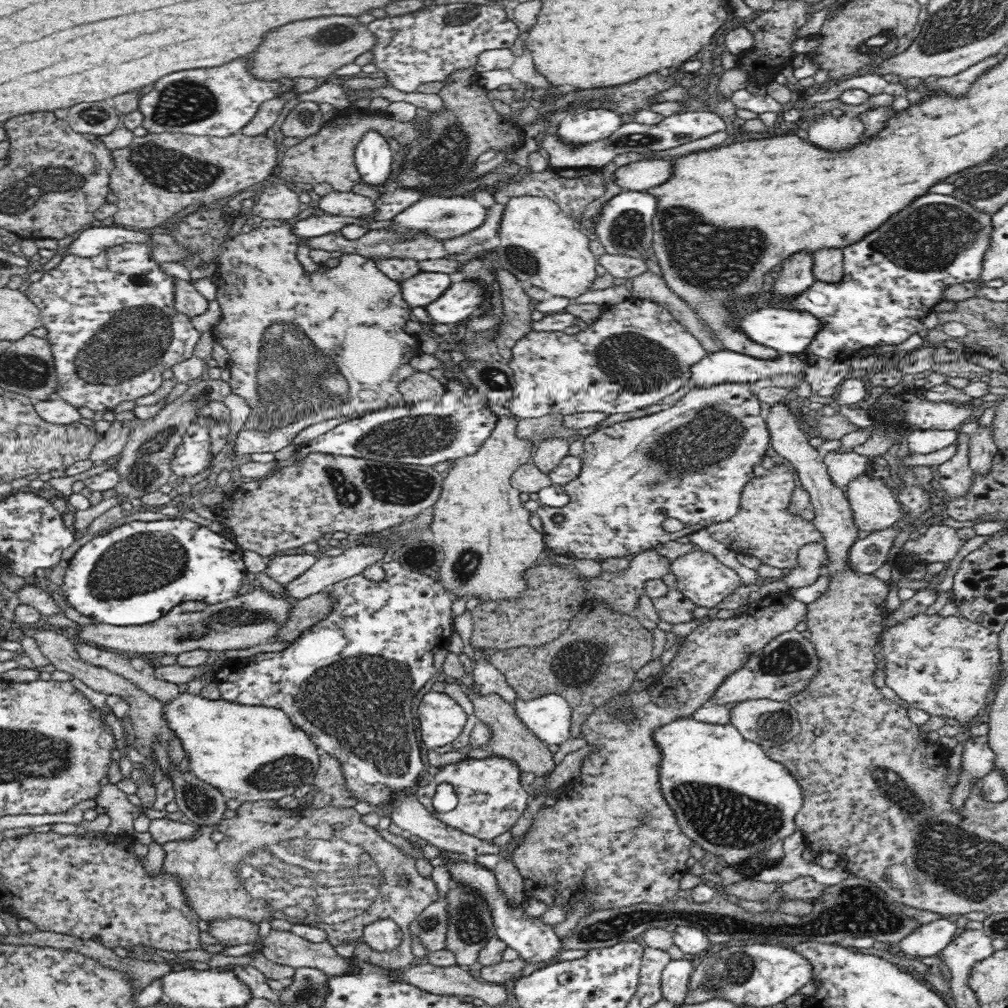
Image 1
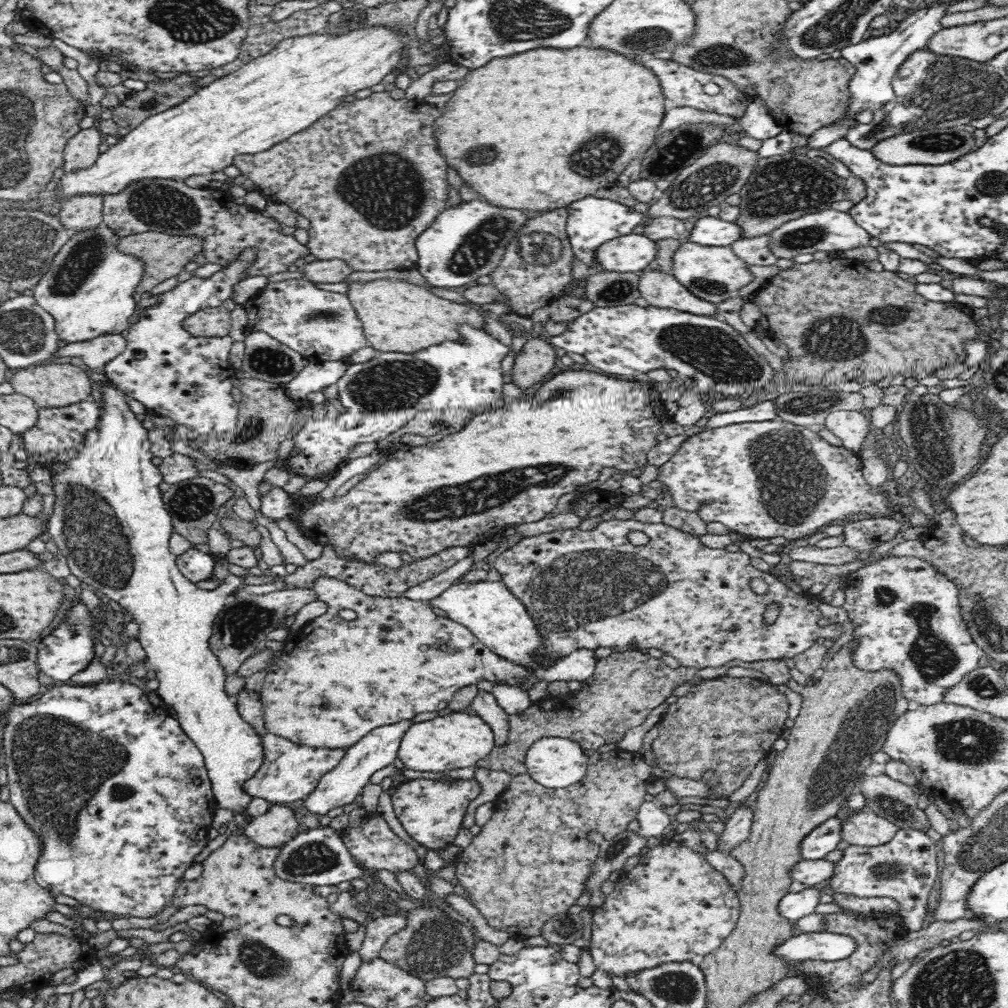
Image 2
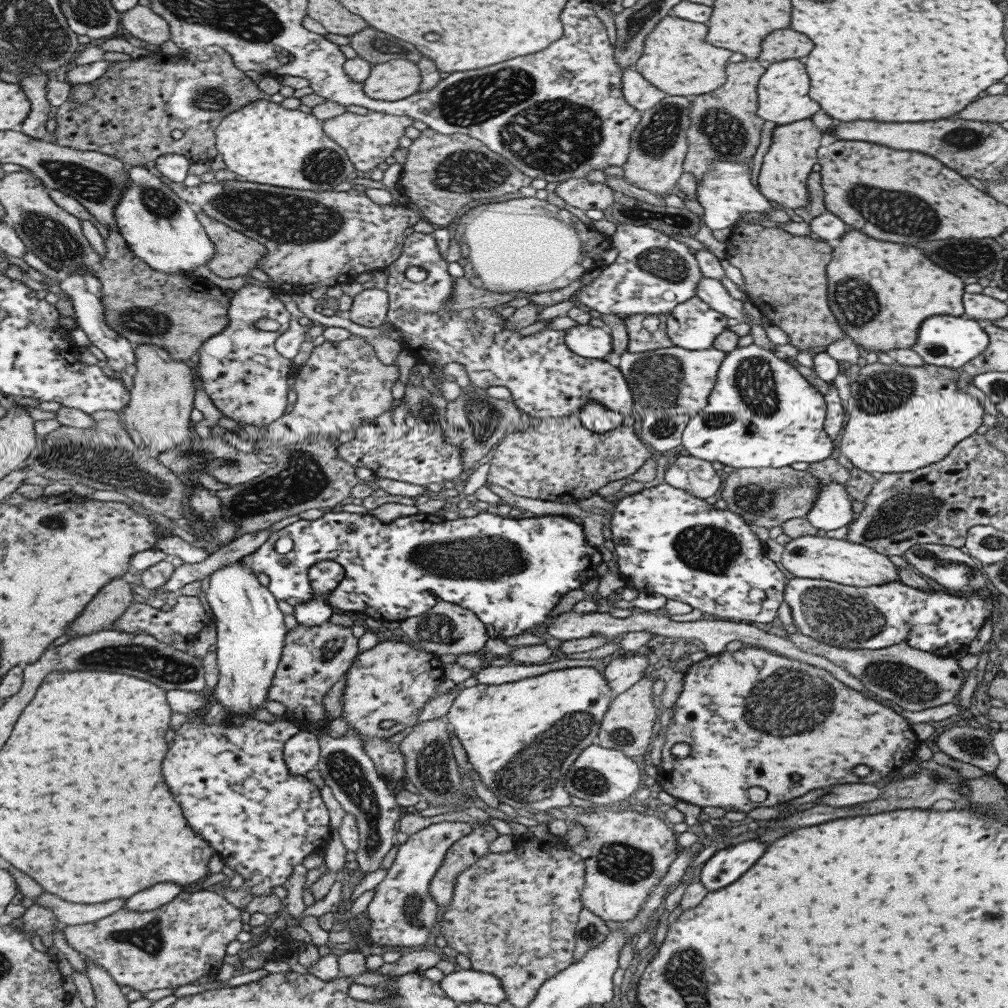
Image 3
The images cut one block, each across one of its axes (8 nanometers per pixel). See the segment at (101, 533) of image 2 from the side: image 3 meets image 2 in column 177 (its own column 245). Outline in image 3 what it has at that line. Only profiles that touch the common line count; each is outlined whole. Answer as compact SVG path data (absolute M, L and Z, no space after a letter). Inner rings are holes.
M241 559L233 561L213 571L209 576L209 584L205 592L207 606L212 611L216 628L216 667L217 682L213 689L207 691L210 702L219 702L227 716L219 723L235 723L251 714L251 711L261 707L263 700L267 700L267 691L271 685L277 663L279 662L282 646L285 640L285 626L283 614L277 607L277 599L257 581L257 574L242 564Z

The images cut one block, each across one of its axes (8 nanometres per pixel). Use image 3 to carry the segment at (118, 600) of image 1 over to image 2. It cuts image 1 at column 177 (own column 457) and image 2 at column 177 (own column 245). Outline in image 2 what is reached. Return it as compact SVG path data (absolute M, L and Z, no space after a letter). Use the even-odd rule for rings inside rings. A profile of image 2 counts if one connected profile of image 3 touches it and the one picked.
M194 547L189 548L186 552L179 554L175 561L180 572L190 582L200 582L200 580L212 579L214 568L216 568L216 555L202 552Z

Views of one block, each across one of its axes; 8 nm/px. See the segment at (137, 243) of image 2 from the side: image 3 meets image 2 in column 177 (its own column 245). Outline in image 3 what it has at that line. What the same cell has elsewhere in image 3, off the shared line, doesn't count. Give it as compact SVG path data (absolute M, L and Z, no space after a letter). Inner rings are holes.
M201 208L194 209L199 224L215 247L213 258L205 264L207 268L219 278L244 277L244 274L249 274L256 267L255 262L265 256L265 245L231 230L215 218L209 218Z

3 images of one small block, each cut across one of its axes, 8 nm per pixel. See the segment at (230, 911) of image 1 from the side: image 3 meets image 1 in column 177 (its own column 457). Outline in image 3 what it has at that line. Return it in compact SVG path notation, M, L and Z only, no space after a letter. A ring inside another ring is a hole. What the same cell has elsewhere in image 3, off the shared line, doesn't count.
M476 824L468 836L459 838L448 848L428 885L428 894L439 908L449 905L458 875L475 860L487 854L487 847L498 836L499 834L489 824Z

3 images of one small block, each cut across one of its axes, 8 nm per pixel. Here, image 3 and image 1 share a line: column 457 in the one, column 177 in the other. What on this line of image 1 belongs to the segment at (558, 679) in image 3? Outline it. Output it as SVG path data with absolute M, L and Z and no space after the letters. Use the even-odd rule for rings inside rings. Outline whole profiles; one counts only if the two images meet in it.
M187 691L179 692L161 703L162 718L173 737L180 740L189 772L219 790L226 800L236 799L242 803L277 801L283 796L294 794L304 784L313 784L320 762L319 749L304 730L292 724L283 710L225 701L222 697L212 700Z

